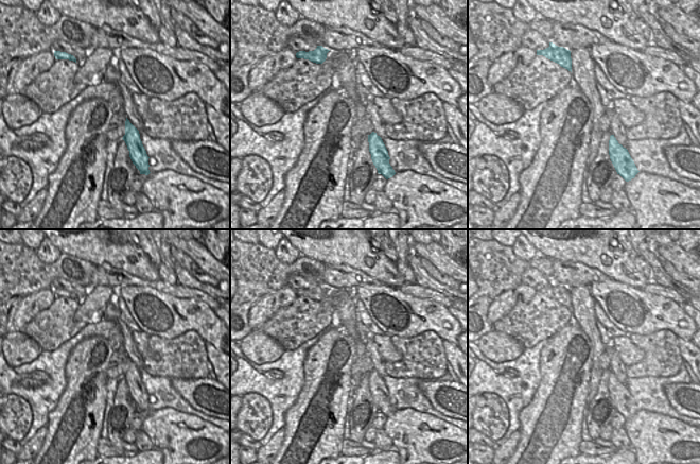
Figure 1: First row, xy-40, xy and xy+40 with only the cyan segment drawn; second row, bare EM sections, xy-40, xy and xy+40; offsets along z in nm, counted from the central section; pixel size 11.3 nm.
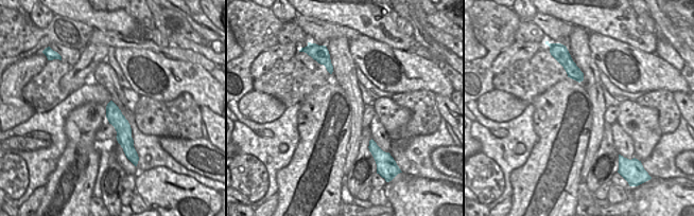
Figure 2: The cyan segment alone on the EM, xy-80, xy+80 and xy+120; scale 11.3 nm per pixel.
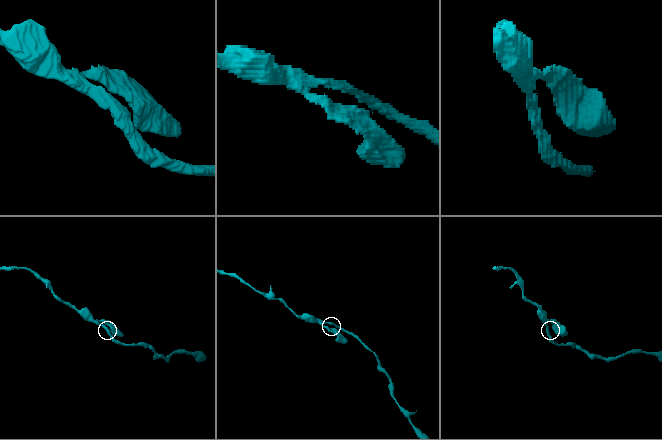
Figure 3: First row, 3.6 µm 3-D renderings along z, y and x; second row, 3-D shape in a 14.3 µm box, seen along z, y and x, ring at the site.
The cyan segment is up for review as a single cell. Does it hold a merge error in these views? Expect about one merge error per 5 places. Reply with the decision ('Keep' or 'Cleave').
Keep.

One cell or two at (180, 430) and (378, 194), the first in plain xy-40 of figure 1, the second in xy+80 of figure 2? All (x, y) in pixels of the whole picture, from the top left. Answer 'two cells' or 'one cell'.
two cells

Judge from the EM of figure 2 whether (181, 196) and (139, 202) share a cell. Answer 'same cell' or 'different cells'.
different cells

